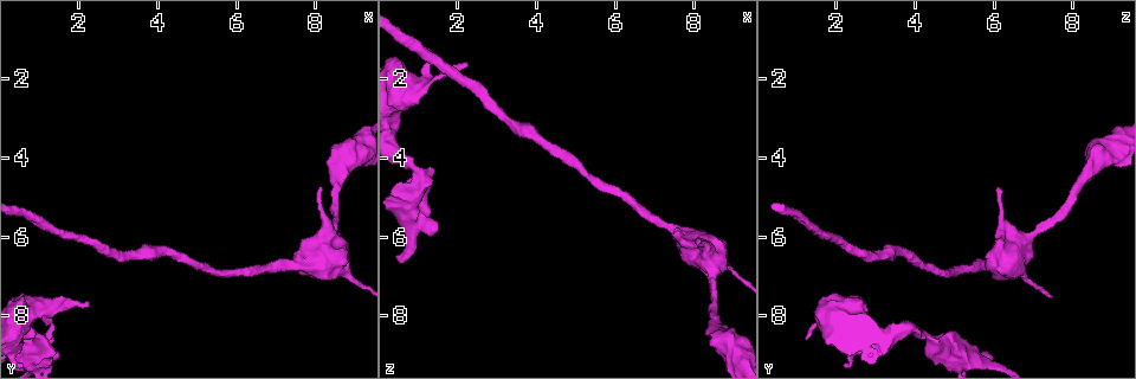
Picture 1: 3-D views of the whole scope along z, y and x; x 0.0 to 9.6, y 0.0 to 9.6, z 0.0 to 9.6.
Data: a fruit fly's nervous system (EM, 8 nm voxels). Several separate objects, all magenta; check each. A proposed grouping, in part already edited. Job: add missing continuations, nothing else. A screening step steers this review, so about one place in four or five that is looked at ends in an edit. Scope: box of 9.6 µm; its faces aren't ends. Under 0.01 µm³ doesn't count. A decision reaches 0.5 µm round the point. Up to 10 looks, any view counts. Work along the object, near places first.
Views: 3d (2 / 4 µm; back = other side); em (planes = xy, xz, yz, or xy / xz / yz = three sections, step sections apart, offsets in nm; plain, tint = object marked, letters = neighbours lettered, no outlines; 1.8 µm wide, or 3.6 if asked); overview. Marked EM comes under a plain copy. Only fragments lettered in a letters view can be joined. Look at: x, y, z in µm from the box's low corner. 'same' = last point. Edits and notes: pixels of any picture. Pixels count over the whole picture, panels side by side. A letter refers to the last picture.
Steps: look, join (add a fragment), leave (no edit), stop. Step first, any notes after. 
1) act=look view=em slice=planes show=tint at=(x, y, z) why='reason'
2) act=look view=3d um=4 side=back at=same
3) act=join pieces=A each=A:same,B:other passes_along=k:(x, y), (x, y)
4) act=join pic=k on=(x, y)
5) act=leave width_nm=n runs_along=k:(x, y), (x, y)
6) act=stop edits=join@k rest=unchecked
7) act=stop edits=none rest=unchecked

act=look view=em slice=planes show=letters at=(2.25, 7.75, 1.65) why='an open end'

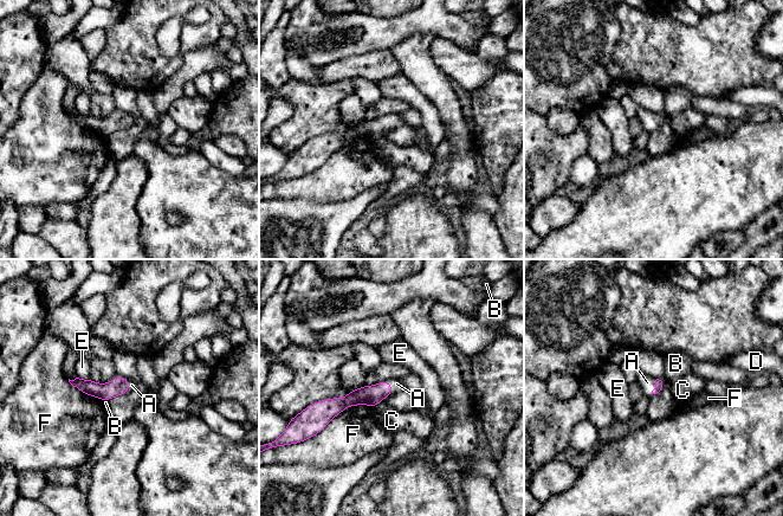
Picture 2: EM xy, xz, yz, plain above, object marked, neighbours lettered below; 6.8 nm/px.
act=join pieces=A each=A:same,B:other,C:other,D:other,E:other,F:other passes_along=2:(658, 382), (655, 387), (647, 382) found='the neuron continues'

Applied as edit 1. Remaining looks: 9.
act=look view=overview why='see it whole again'

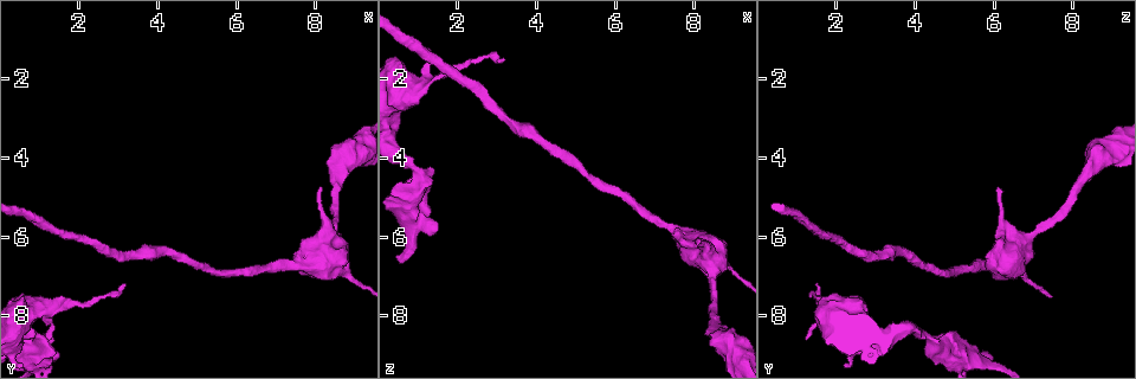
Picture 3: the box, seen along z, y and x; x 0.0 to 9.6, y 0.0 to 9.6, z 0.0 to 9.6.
act=look view=3d um=4 at=(1.00, 9.20, 5.55) why='thick turns thin'

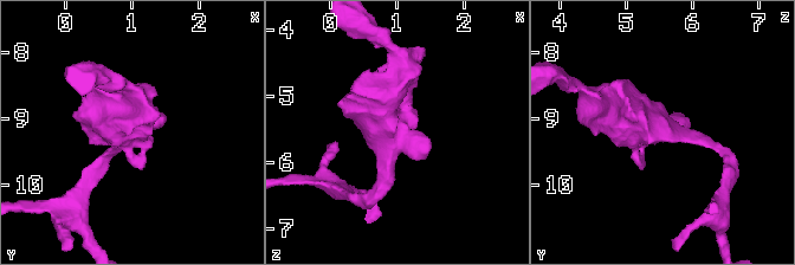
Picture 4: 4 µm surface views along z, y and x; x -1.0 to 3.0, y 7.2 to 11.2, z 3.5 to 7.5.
act=look view=em um=3.6 slice=planes show=letters at=(1.00, 9.15, 5.55)

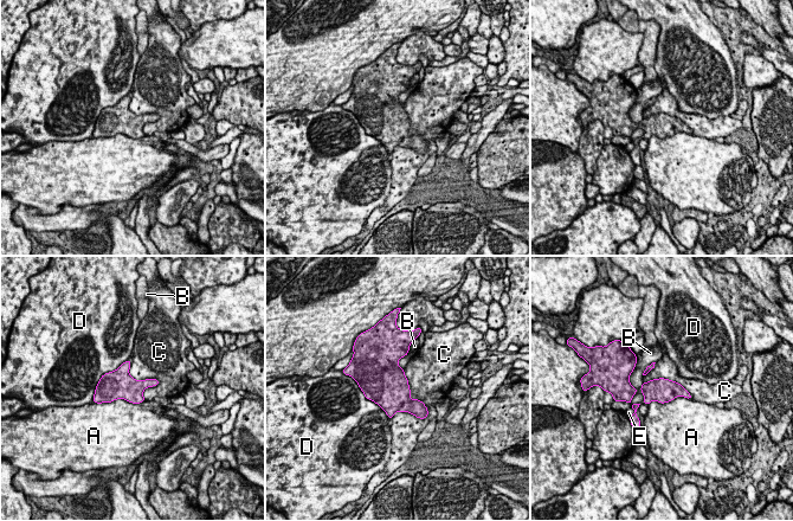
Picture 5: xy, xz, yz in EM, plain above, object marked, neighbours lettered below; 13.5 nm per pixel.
act=leave each=A:other,B:other,C:other,D:other,E:other border=5:(429, 410), (391, 419) found='no lettered fragment goes on from it'

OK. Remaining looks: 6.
act=look view=em slice=planes show=tint at=(8.15, 4.80, 6.15) why='free end'

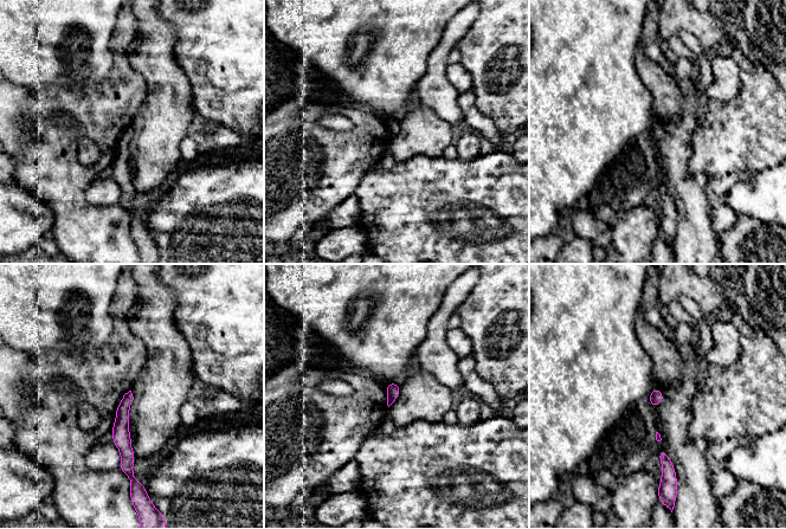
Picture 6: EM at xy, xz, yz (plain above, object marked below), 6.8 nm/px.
act=look view=em slice=planes show=letters at=same

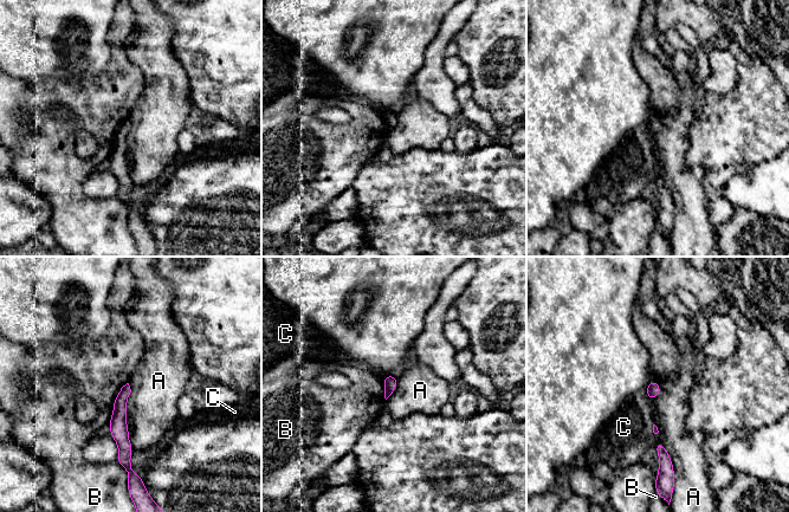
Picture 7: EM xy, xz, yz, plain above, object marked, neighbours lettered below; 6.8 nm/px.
act=leave each=A:other,B:other,C:other runs_along=7:(127, 388), (120, 402), (123, 460) found='no lettered fragment goes on from it'

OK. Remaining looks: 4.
act=look view=3d um=4 at=(7.60, 6.65, 5.95) why='sudden change in width'

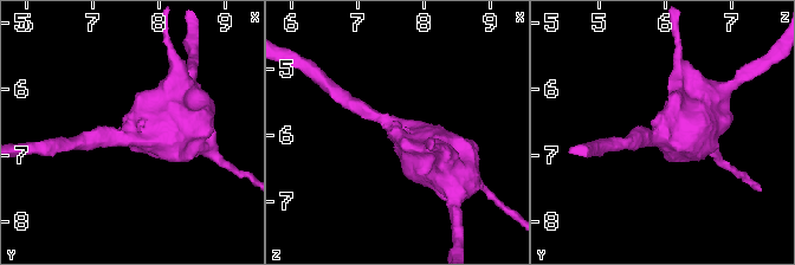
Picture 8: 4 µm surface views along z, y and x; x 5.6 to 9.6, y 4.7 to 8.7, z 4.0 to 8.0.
act=look view=em um=3.6 slice=planes show=tint at=(7.55, 6.70, 5.90)

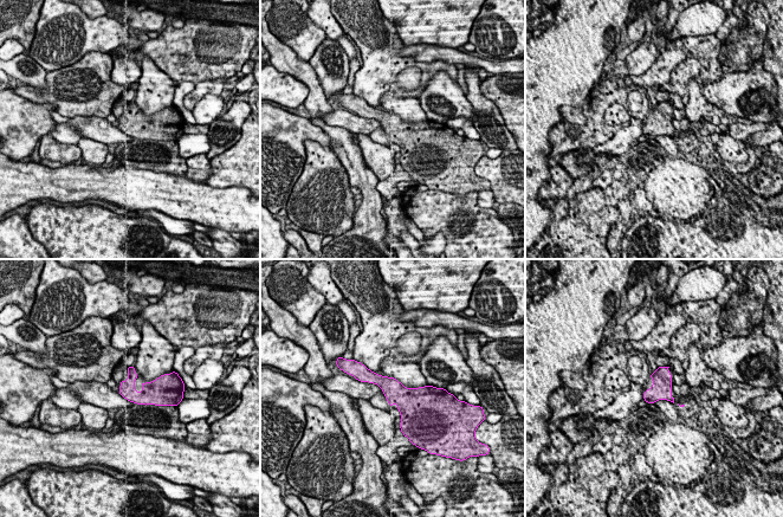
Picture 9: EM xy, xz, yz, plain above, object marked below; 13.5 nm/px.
act=look view=em um=3.6 slice=planes show=letters at=same

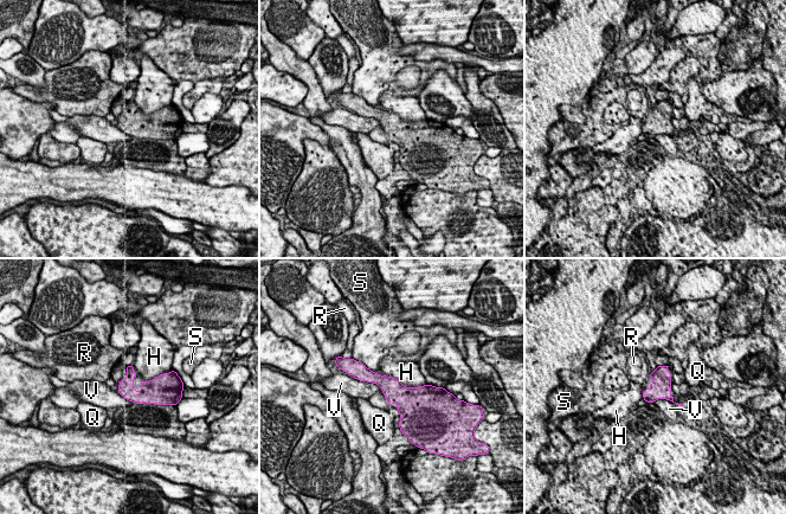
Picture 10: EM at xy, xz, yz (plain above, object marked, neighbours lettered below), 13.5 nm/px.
act=leave width_nm=280 each=H:other,Q:other,R:other,S:other,V:other border=10:(355, 378), (372, 381), (382, 391) found='none of them fits'

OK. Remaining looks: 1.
act=stop edits=join@2 rest=unchecked

